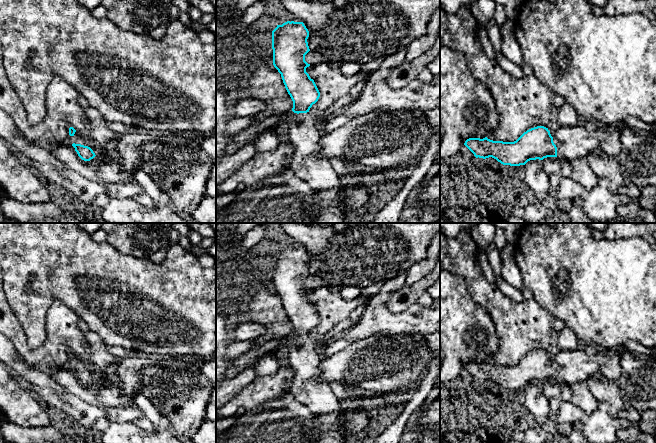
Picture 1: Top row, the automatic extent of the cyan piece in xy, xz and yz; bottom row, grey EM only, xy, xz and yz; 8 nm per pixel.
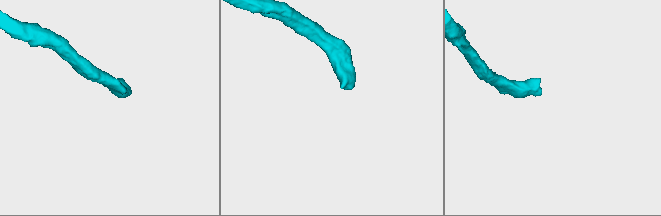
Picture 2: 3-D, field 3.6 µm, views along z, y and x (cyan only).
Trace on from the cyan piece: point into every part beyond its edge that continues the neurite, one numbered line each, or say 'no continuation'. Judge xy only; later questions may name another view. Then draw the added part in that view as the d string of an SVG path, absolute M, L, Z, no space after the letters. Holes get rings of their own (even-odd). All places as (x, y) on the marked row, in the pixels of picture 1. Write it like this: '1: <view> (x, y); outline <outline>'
1: xy (77, 139); outline M76 131L73 136L68 137L68 142L72 145L75 144L81 144L84 146L88 146L88 144L84 141L84 139L80 136L80 134ZM88 146L89 147L89 146Z

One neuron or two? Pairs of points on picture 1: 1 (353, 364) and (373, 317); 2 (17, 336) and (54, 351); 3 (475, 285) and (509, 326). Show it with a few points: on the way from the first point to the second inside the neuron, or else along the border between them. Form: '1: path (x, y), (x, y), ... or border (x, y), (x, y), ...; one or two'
1: border (387, 334), (375, 334), (358, 339), (343, 349); two
2: path (24, 346), (30, 352), (44, 352); one
3: path (485, 295), (506, 316); one

